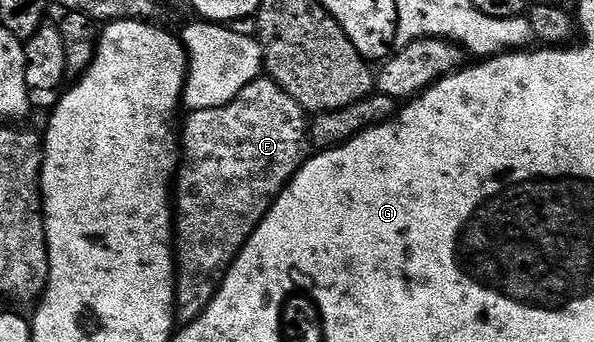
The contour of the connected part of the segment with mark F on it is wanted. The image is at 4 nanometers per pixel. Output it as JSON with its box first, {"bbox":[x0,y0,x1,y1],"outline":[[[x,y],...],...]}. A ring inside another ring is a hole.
{"bbox":[175,76,311,324],"outline":[[[268,76],[259,77],[251,84],[247,84],[247,88],[243,88],[243,92],[239,92],[239,96],[235,96],[235,100],[228,102],[226,106],[194,110],[188,116],[190,118],[186,122],[184,119],[183,129],[179,134],[179,146],[183,151],[183,157],[180,159],[175,179],[175,261],[177,263],[177,313],[175,318],[181,324],[194,322],[205,311],[207,304],[211,304],[211,300],[220,290],[231,264],[239,256],[239,252],[245,247],[257,225],[267,216],[267,212],[273,207],[273,201],[284,192],[290,180],[305,165],[307,155],[311,150],[311,134],[307,129],[307,111],[278,82]]]}

